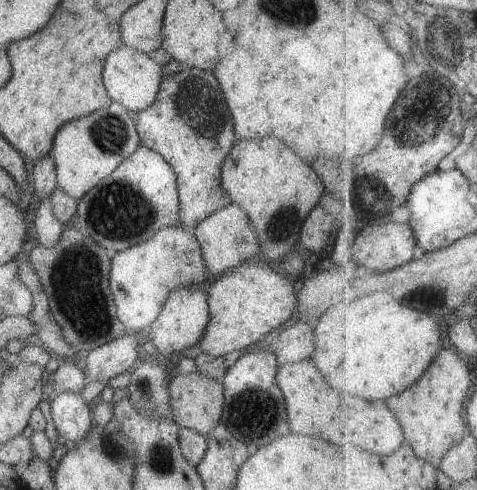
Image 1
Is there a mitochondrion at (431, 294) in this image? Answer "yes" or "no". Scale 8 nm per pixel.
yes

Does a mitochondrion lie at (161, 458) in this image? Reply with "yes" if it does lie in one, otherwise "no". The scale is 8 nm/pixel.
yes

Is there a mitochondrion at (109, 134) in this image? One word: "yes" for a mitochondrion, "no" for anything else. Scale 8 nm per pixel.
yes

